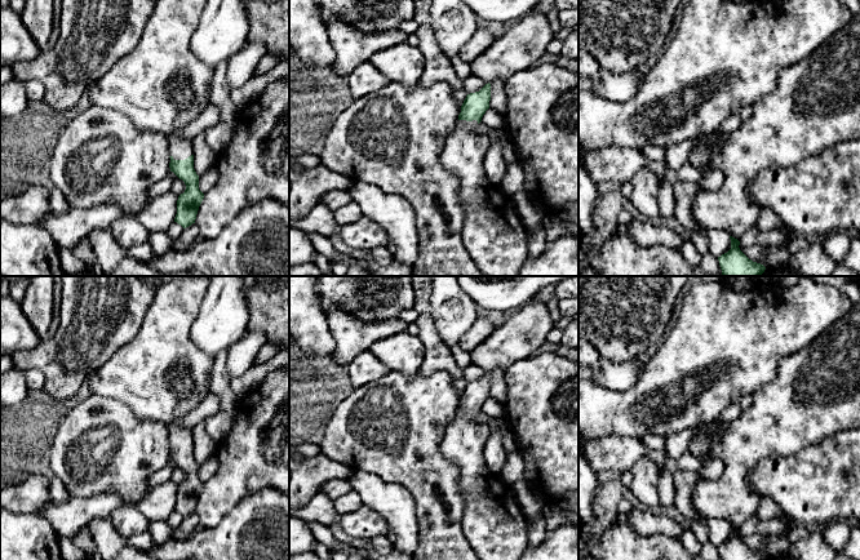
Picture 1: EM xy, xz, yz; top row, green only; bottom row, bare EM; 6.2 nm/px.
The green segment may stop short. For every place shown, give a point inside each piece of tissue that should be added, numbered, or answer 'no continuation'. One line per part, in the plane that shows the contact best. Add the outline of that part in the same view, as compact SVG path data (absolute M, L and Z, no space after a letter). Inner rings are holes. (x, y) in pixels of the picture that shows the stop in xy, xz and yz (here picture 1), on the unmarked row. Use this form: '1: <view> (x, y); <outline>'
1: xy (159, 502); M172 481L150 488L136 507L148 521L167 520L174 511L177 489L178 485Z

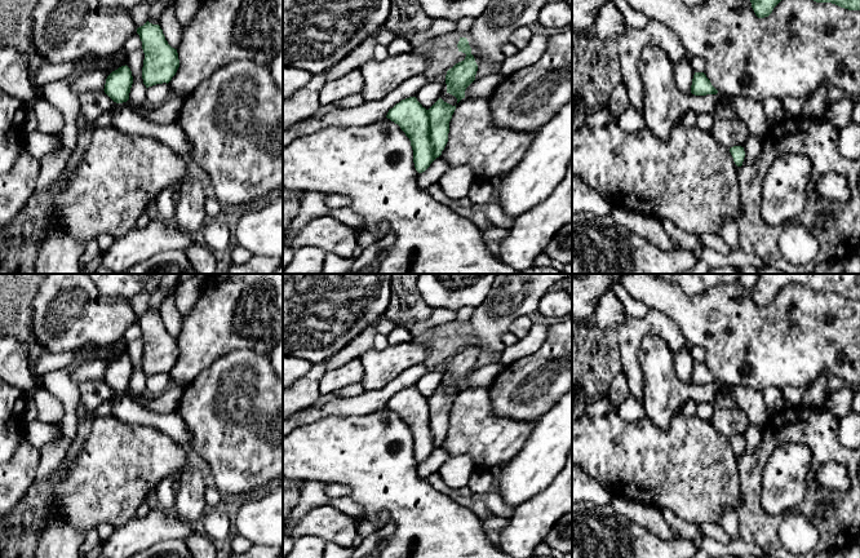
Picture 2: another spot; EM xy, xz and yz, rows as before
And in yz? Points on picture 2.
no continuation

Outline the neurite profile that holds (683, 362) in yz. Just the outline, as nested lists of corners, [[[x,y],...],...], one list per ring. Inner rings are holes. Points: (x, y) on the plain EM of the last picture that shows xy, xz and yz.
[[[687,345],[673,353],[674,369],[681,381],[690,382],[695,360],[691,355],[691,346]]]

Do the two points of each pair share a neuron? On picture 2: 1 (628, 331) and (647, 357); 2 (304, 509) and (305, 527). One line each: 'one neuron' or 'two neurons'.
1: two neurons
2: two neurons

